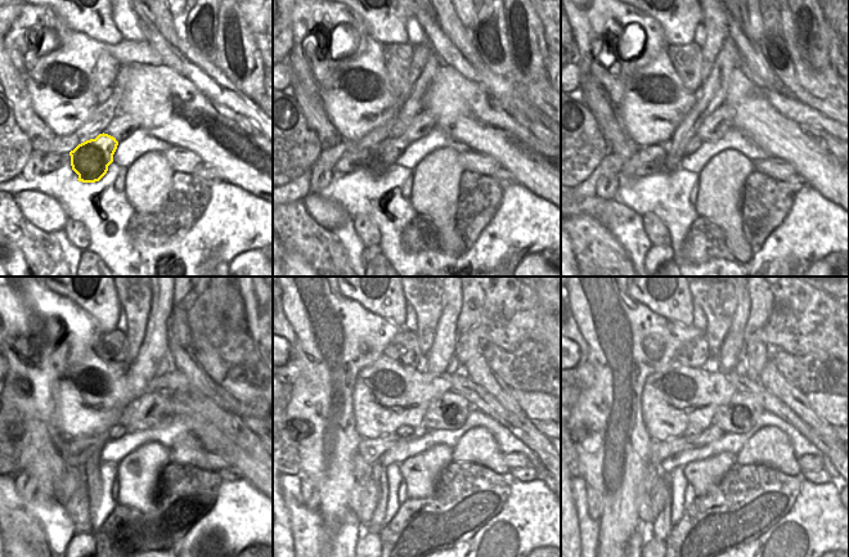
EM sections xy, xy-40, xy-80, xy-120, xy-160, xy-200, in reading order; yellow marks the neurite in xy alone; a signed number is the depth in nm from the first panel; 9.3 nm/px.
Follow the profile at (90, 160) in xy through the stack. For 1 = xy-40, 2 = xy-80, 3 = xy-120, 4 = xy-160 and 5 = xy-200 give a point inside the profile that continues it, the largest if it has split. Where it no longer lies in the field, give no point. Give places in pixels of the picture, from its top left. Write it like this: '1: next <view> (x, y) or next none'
1: next xy-40 (381, 157)
2: next xy-80 (712, 93)
3: next xy-120 (155, 346)
4: next xy-160 (444, 344)
5: next xy-200 (732, 346)

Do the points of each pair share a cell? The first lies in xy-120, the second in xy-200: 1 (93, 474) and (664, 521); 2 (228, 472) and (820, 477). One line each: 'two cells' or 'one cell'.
1: one cell
2: one cell

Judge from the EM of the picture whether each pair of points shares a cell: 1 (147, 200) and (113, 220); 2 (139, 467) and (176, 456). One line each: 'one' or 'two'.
1: two
2: two

